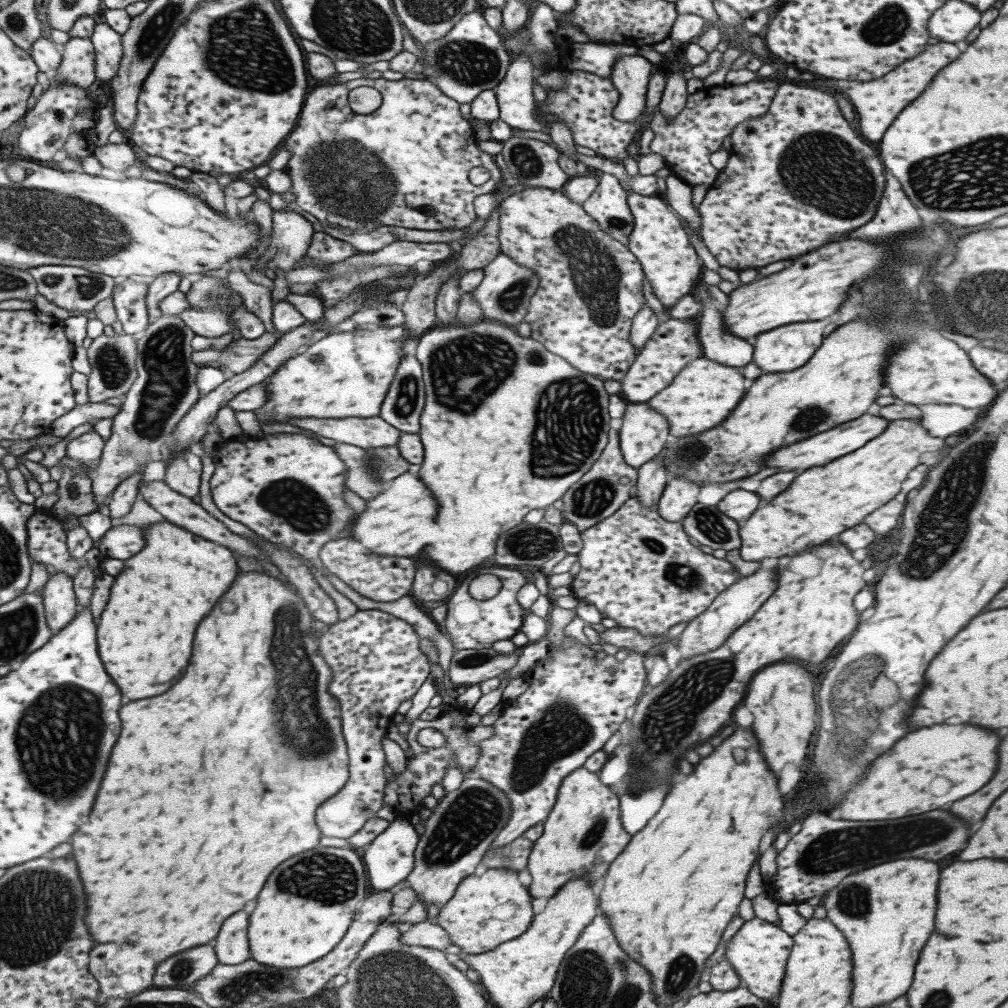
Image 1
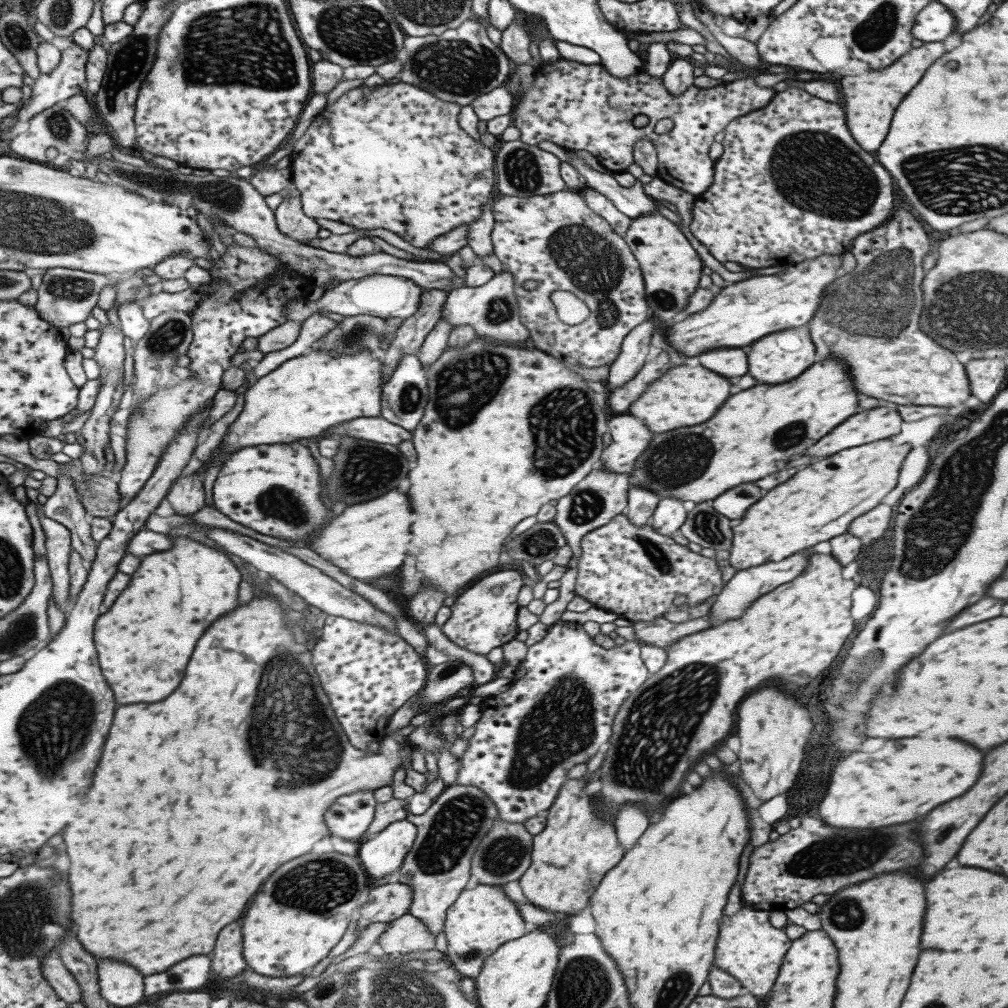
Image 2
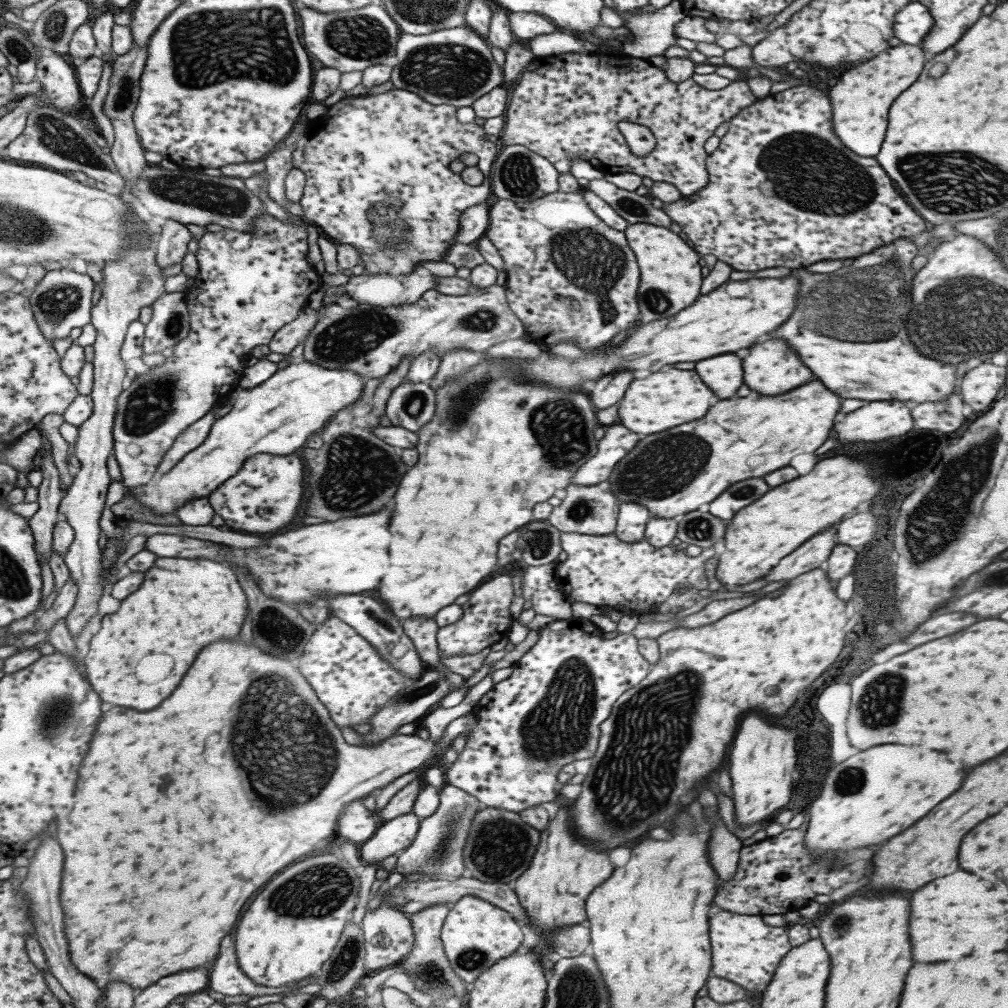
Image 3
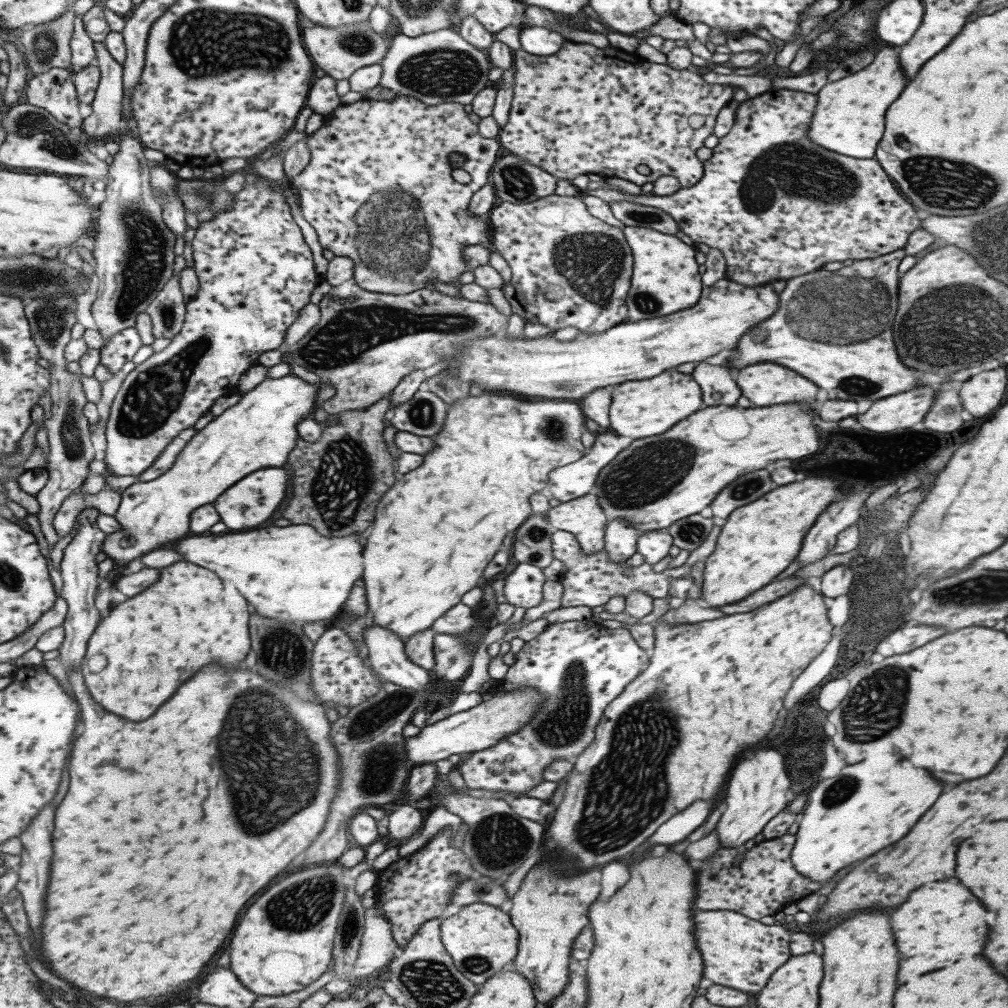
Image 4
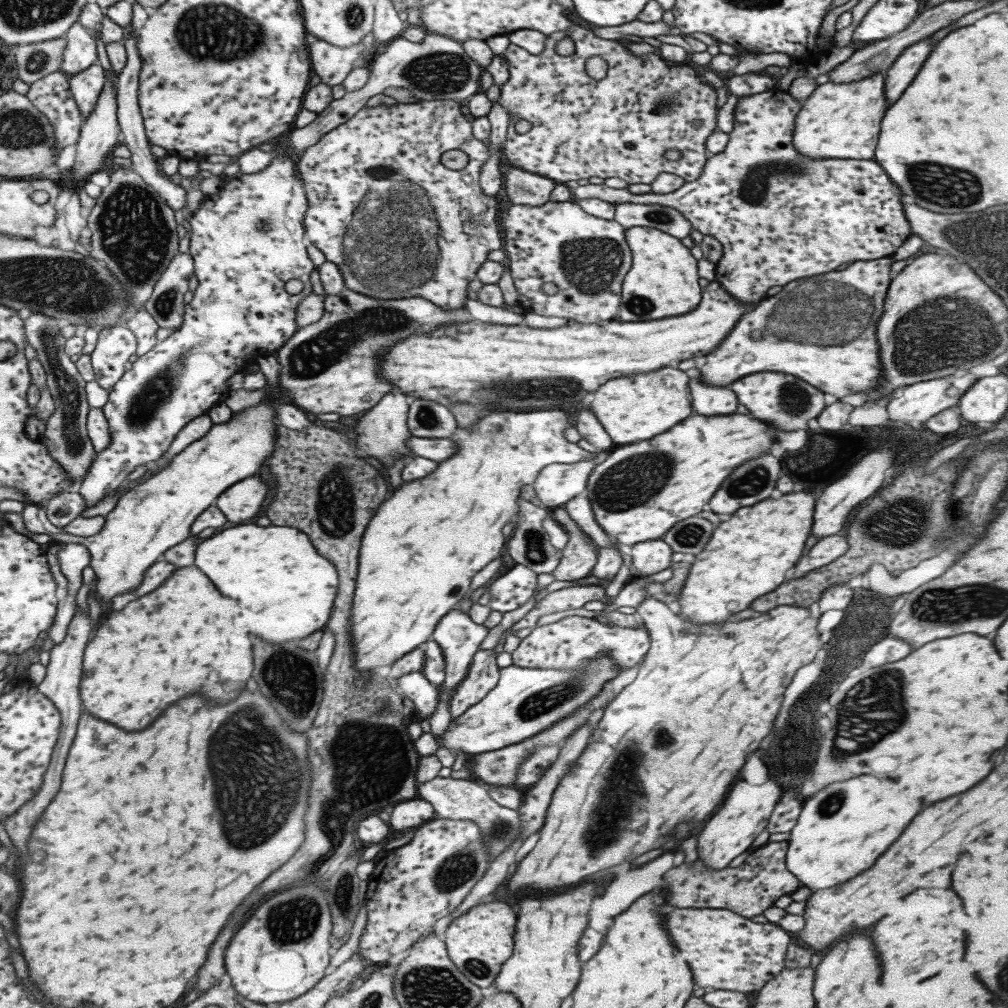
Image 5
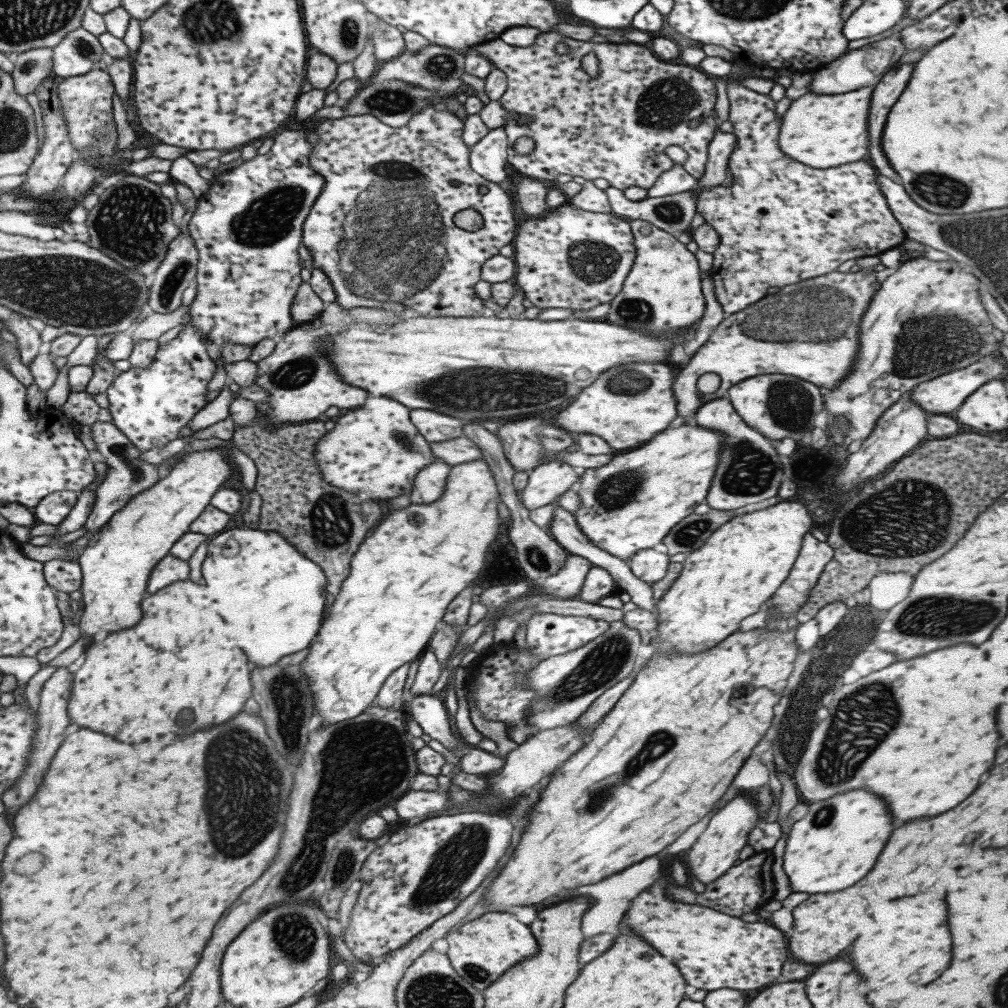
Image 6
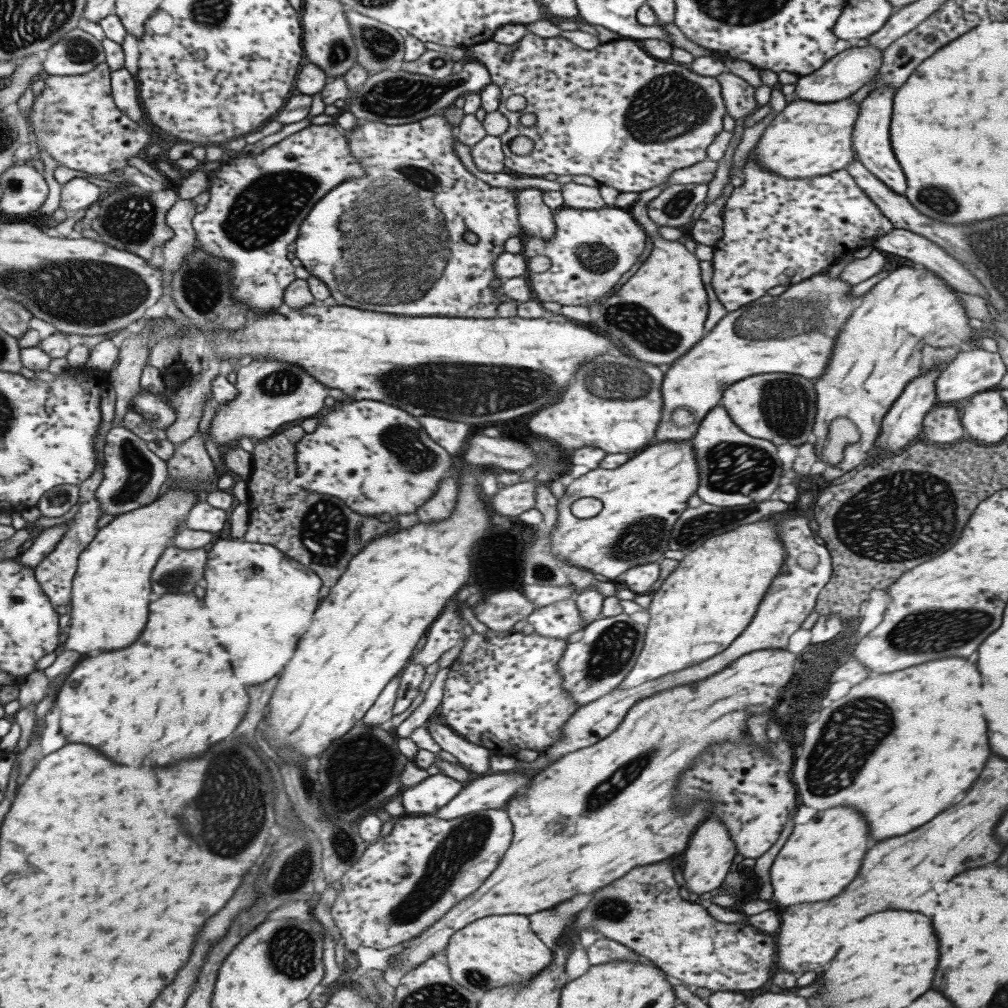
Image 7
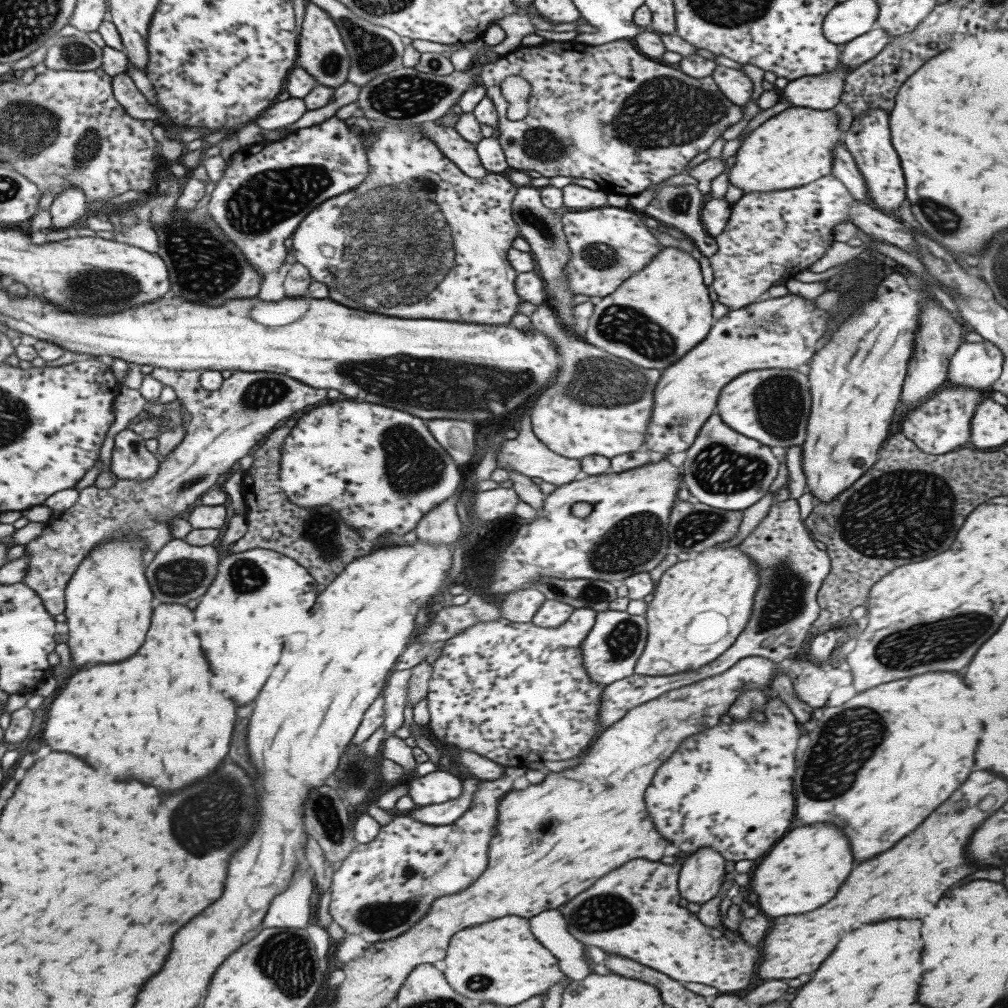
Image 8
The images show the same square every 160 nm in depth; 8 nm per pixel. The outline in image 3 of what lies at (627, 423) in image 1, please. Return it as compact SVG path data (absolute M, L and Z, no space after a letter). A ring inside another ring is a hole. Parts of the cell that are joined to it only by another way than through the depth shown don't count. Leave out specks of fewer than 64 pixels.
M613 424L613 426L608 426L598 442L595 455L575 471L574 477L569 481L569 486L571 484L593 486L606 481L615 464L639 442L639 434L629 432L621 424Z

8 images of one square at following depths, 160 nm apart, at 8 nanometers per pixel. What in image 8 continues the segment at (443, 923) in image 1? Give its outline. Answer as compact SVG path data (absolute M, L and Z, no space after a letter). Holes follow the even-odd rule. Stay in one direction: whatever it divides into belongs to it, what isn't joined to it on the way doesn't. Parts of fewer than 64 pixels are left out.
M503 916L451 936L445 958L439 966L447 984L458 995L471 999L475 1004L487 1001L513 1006L535 994L545 994L551 984L563 980L565 977L557 968L557 962L535 942L527 928L527 920L519 916Z

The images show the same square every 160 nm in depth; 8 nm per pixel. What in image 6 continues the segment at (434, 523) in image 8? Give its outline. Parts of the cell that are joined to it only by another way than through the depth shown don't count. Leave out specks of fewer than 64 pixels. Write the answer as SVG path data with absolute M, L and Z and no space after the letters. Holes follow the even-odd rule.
M436 460L416 472L413 477L413 488L411 488L411 494L409 494L411 502L413 504L435 502L441 496L441 492L445 490L443 484L447 480L450 467L442 461Z

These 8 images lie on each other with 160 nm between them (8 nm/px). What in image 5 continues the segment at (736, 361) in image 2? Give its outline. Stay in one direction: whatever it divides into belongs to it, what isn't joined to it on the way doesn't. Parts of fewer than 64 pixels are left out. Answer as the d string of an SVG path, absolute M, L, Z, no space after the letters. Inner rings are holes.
M700 376L688 379L688 388L691 390L691 406L697 414L703 416L719 416L719 414L733 414L737 406L737 398L730 388L707 386L703 384Z

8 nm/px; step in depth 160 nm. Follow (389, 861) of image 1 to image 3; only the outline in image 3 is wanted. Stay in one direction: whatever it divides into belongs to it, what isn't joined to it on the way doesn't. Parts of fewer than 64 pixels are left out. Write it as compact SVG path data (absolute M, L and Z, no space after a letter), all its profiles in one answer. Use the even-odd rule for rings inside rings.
M412 812L401 814L383 822L375 832L361 844L359 859L362 864L381 862L395 852L407 848L416 835L420 818Z

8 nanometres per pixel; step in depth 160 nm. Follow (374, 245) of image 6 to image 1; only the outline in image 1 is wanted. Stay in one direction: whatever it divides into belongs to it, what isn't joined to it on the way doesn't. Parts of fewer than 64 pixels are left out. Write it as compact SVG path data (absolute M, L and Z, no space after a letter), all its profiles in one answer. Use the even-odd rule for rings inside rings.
M359 78L357 80L349 80L342 84L323 84L313 88L303 101L297 124L291 129L291 132L281 142L280 148L285 148L289 154L287 163L282 168L287 174L291 182L291 192L295 194L295 204L305 212L311 214L320 223L337 224L341 228L349 228L349 230L358 230L357 232L366 233L385 226L397 226L411 230L460 230L465 229L474 222L476 216L474 213L473 199L476 196L495 192L496 186L503 179L499 167L495 165L493 156L479 151L477 148L477 139L474 137L472 127L469 122L459 114L459 103L455 102L451 97L445 96L439 89L435 88L428 80L409 80L402 78L401 80L383 80L383 78ZM359 86L369 86L377 90L380 94L380 105L369 114L354 113L348 105L348 92ZM475 166L482 166L490 173L490 179L481 185L475 186L467 179L467 172ZM426 206L432 206L435 212L426 216L424 209Z

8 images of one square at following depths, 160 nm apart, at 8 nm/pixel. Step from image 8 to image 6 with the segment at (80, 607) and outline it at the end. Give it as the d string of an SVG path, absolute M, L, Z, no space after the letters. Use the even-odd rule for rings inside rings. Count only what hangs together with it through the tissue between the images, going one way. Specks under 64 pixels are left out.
M219 447L197 450L197 452L188 450L173 464L171 470L164 472L157 480L157 484L131 497L117 512L113 513L101 529L90 535L78 556L82 574L79 589L81 589L83 607L76 611L74 619L81 636L93 638L99 630L113 632L119 628L129 628L131 624L135 624L135 620L139 620L141 616L139 602L141 602L141 594L145 592L145 580L149 578L151 569L169 553L171 545L181 534L187 532L189 524L209 504L215 492L229 483L229 478L235 474L235 471L234 466L230 465L226 454L223 454Z

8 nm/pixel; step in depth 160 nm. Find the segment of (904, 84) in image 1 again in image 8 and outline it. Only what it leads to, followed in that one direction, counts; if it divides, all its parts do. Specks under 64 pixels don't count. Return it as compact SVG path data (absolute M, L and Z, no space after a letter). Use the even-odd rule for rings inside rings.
M790 106L768 118L744 137L736 150L735 163L727 175L729 184L737 186L743 193L769 192L788 188L799 188L831 172L834 146L838 146L842 133L837 129L839 120L833 110L818 111L804 106Z

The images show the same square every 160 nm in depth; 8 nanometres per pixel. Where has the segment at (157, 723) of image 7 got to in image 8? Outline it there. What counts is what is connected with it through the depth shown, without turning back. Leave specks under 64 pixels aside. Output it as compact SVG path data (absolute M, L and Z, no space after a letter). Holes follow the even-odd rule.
M159 604L153 614L151 614L151 626L149 626L149 632L143 640L145 644L139 646L139 650L117 662L117 664L95 664L87 670L79 670L75 672L65 688L59 690L59 694L53 698L51 704L49 704L49 710L47 710L47 720L45 720L45 725L43 727L43 744L50 747L51 751L55 750L57 752L69 752L69 754L75 754L79 758L83 758L87 764L91 764L91 768L95 768L97 772L103 772L107 776L113 776L115 780L139 780L143 784L151 784L155 786L159 792L177 792L185 786L189 786L191 782L197 782L201 780L203 776L207 776L209 772L213 772L217 768L217 764L225 758L227 754L227 748L229 748L229 736L231 736L231 730L233 730L233 724L235 724L235 704L225 698L225 694L221 690L215 690L211 688L211 672L209 672L209 664L199 648L199 632L195 628L195 616L189 608L181 606L181 604ZM161 754L171 754L171 766L161 766L165 762L161 762Z

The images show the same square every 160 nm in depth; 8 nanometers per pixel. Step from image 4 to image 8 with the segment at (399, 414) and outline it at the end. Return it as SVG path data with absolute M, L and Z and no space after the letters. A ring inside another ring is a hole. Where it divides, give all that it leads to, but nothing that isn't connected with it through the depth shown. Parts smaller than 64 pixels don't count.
M427 419L425 425L431 437L443 448L455 465L459 466L469 462L475 450L475 428L471 422Z

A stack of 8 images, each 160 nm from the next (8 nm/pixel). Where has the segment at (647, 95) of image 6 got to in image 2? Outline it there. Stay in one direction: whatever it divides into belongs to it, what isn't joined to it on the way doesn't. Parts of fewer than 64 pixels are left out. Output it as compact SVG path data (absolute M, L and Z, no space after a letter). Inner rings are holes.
M560 58L557 62L541 63L534 71L532 89L520 91L520 96L515 99L513 106L512 124L519 130L519 140L531 146L541 140L549 140L563 149L585 150L607 170L616 173L625 171L627 166L634 162L632 148L640 138L646 138L653 143L658 160L656 176L667 184L698 195L705 192L711 184L714 162L708 156L708 150L713 142L713 136L738 116L763 108L776 91L773 87L761 88L755 84L753 75L743 80L735 80L729 83L721 82L715 88L700 88L690 85L677 96L671 96L663 87L661 78L651 78L644 70L635 73L627 79L617 79L600 64L579 64L572 60ZM636 114L644 114L648 123L643 127L635 127L631 120ZM669 118L673 123L672 128L664 134L656 134L653 126L657 120Z

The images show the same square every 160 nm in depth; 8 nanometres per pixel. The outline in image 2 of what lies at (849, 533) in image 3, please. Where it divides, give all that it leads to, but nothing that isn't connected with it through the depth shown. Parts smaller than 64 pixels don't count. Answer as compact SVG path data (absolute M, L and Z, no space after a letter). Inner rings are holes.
M879 503L875 508L865 514L854 518L848 526L847 532L853 533L857 538L873 540L883 536L891 520L891 507Z

